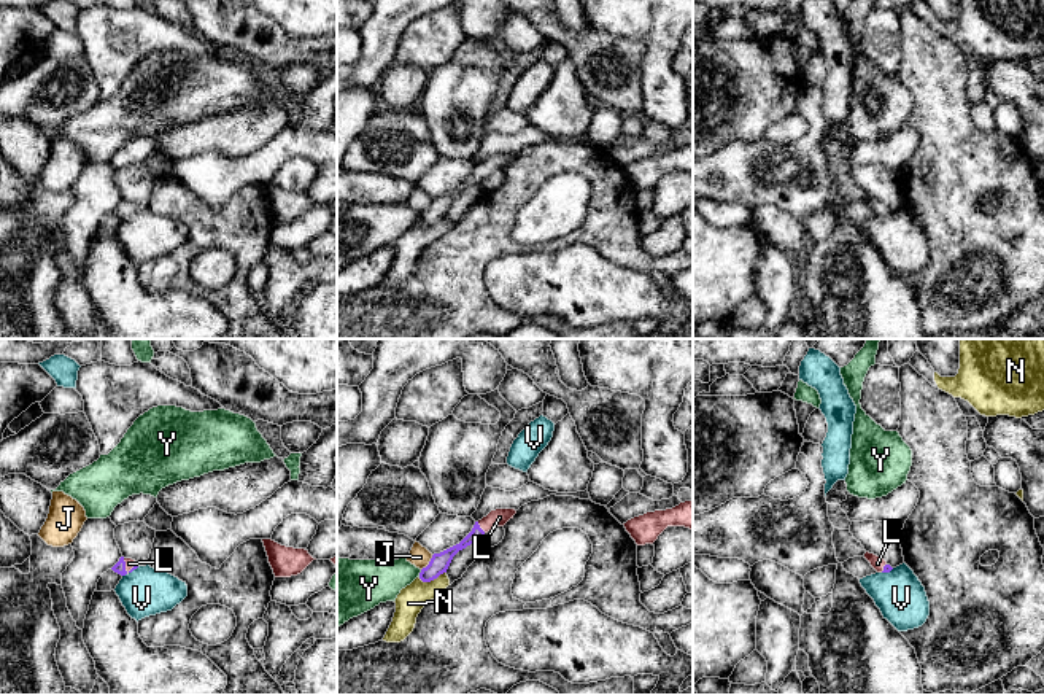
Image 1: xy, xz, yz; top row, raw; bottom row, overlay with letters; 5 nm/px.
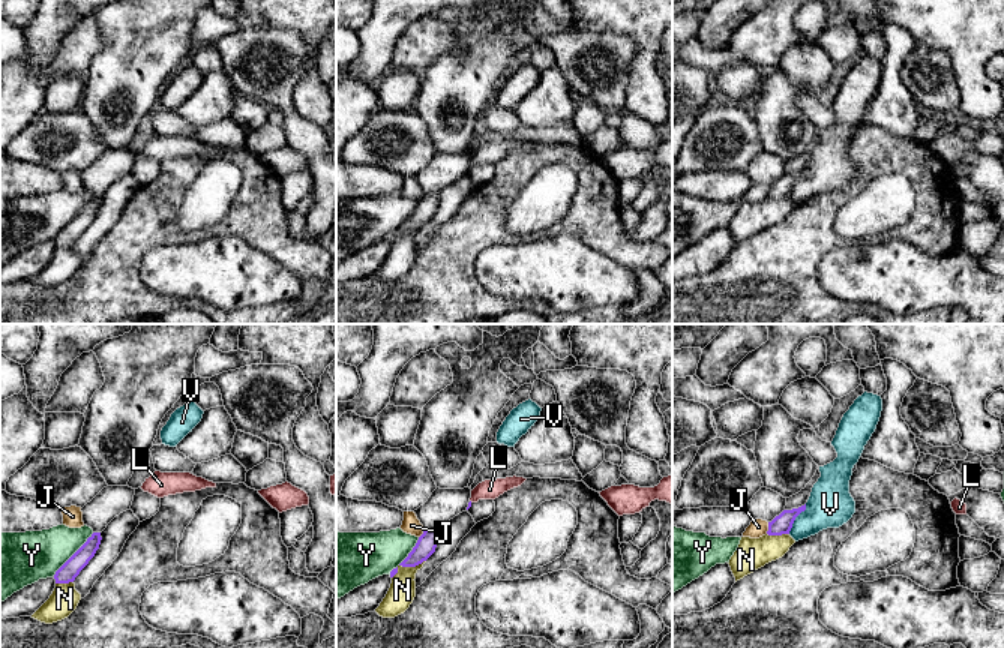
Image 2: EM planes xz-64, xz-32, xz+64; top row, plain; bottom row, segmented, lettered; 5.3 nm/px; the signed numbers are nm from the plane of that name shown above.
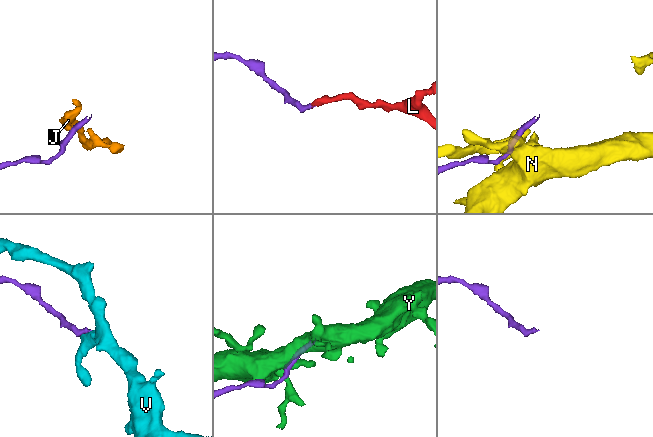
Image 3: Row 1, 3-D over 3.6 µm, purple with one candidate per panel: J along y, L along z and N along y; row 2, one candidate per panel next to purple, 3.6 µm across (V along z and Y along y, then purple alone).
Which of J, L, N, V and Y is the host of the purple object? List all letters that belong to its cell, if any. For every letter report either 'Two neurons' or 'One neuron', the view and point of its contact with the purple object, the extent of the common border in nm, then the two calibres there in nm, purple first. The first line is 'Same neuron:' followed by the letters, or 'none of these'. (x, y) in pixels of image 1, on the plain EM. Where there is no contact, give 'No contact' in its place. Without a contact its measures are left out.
Same neuron: L
J: Two neurons. Touches purple at xz (429, 207). Shared border 100 nm. Thickness 100 nm (purple) against 100 nm
L: One neuron. Touches purple at xz (479, 170). Shared border 70 nm. Thickness 90 nm (purple) against 90 nm
N: Two neurons. Touches purple at xz (431, 223). Shared border 150 nm. Thickness 100 nm (purple) against 140 nm
V: Two neurons. Touches purple at xy (124, 218). Shared border 30 nm. Thickness 60 nm (purple) against 240 nm
Y: Two neurons. Touches purple at xz (420, 217). Shared border 40 nm. Thickness 100 nm (purple) against 220 nm

